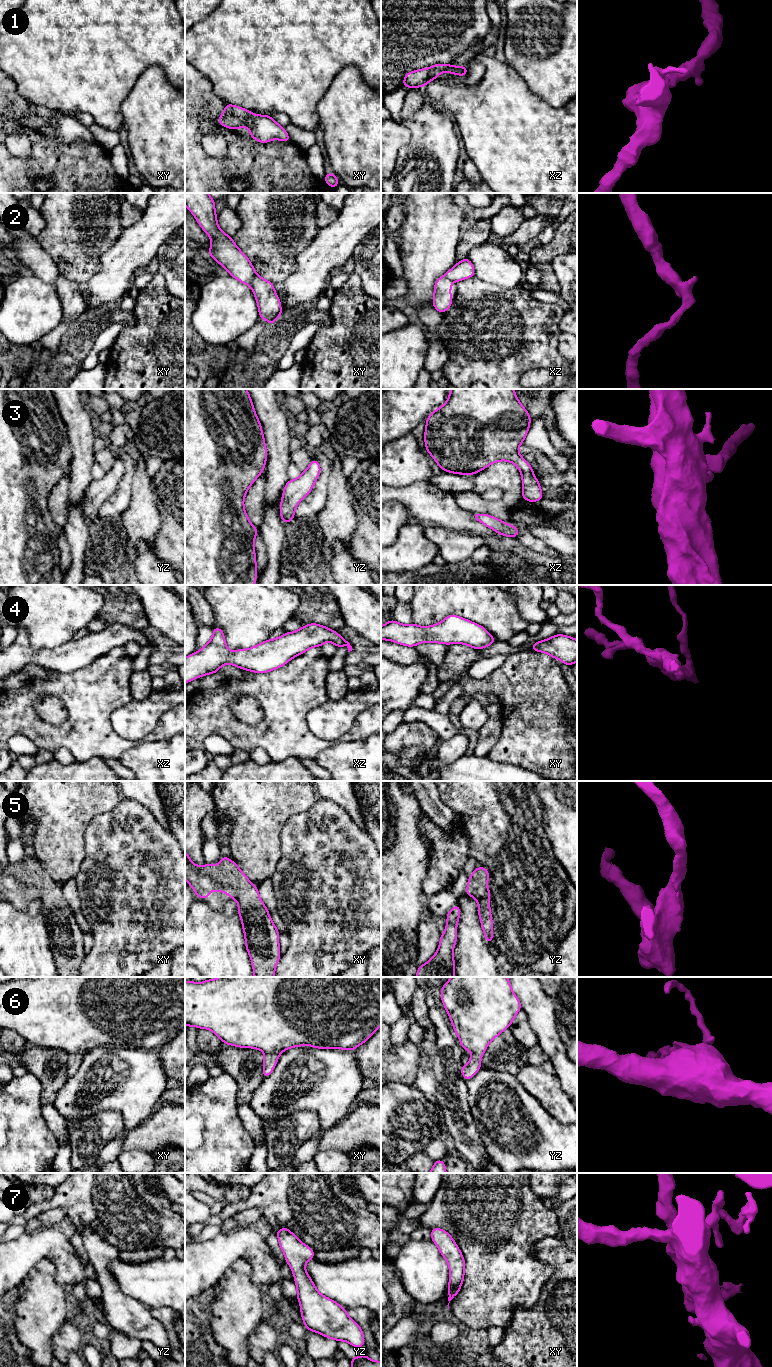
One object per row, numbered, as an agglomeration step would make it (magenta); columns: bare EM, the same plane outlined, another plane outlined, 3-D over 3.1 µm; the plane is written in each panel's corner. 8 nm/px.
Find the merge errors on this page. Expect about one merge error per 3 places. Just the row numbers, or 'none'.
2

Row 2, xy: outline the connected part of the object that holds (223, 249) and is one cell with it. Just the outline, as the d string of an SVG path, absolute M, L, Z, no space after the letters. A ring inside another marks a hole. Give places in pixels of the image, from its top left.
M185 193L185 206L211 238L210 250L207 254L223 266L230 276L251 287L256 271L232 237L219 228L215 200L209 193Z

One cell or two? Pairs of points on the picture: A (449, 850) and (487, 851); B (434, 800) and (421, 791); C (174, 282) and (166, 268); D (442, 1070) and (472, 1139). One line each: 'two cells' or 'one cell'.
A: two cells
B: one cell
C: one cell
D: one cell

